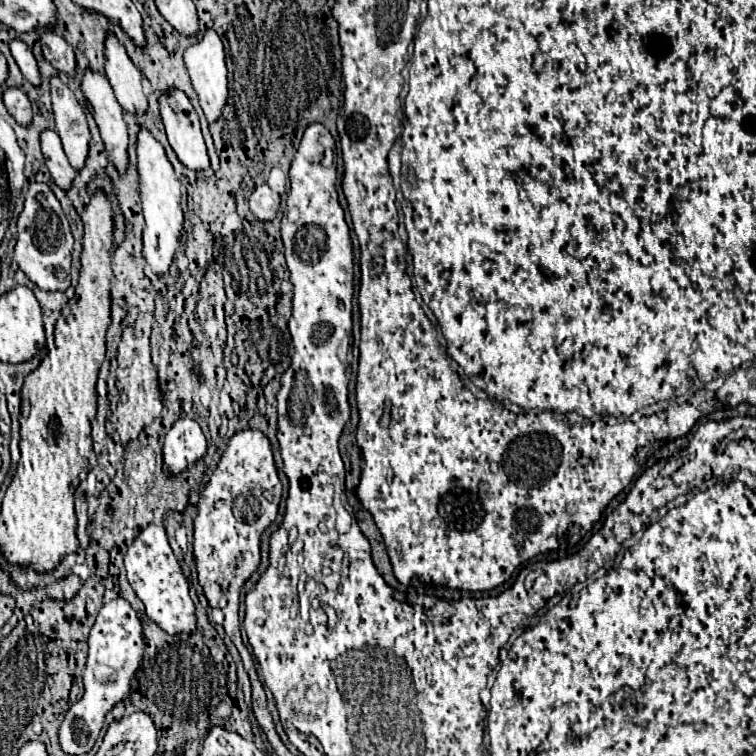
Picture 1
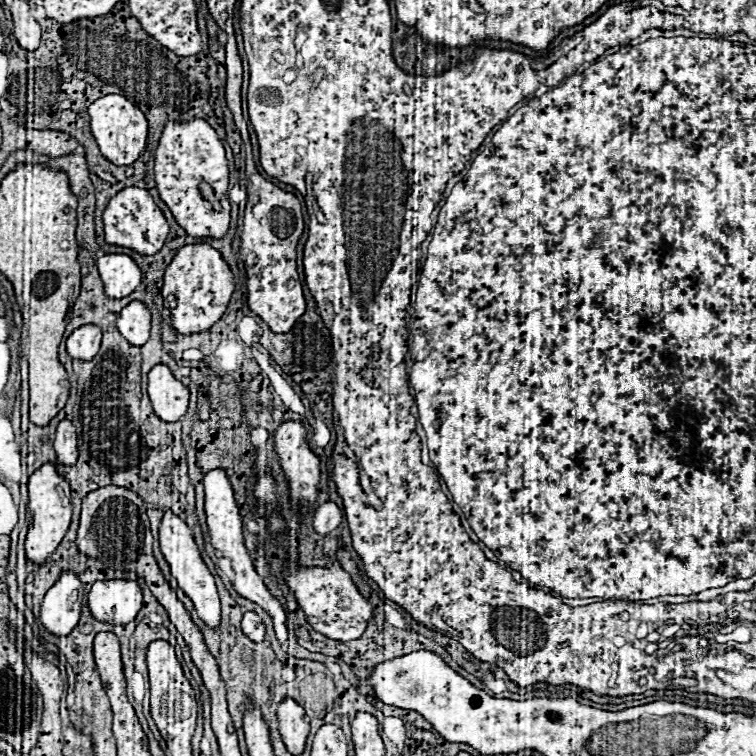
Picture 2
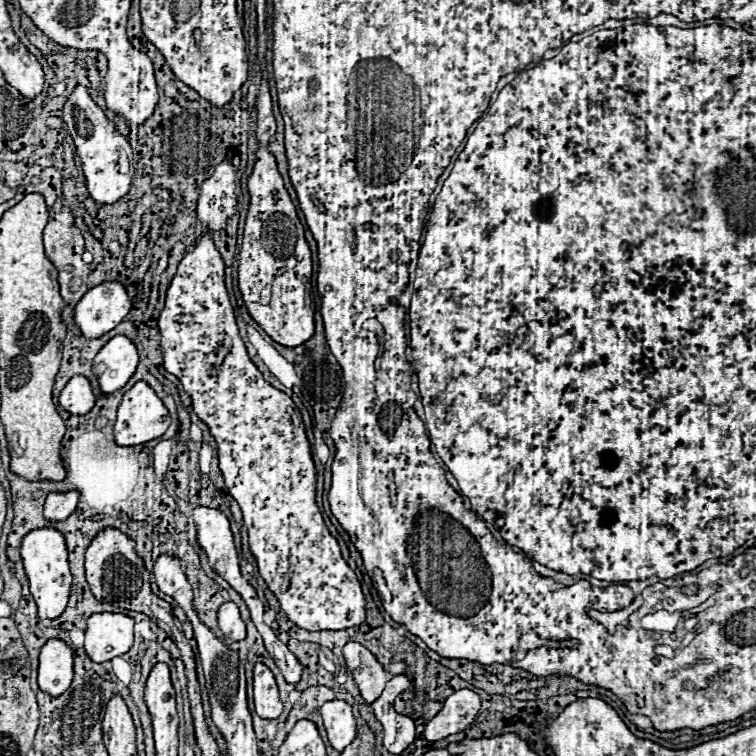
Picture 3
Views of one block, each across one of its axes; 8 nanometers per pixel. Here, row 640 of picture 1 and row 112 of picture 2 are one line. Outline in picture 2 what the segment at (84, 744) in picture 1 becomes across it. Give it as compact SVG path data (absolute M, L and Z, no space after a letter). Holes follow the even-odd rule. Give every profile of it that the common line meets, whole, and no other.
M106 94L88 106L88 114L92 136L106 160L116 166L128 166L138 160L138 156L146 147L146 118L142 110L138 110L120 94Z

